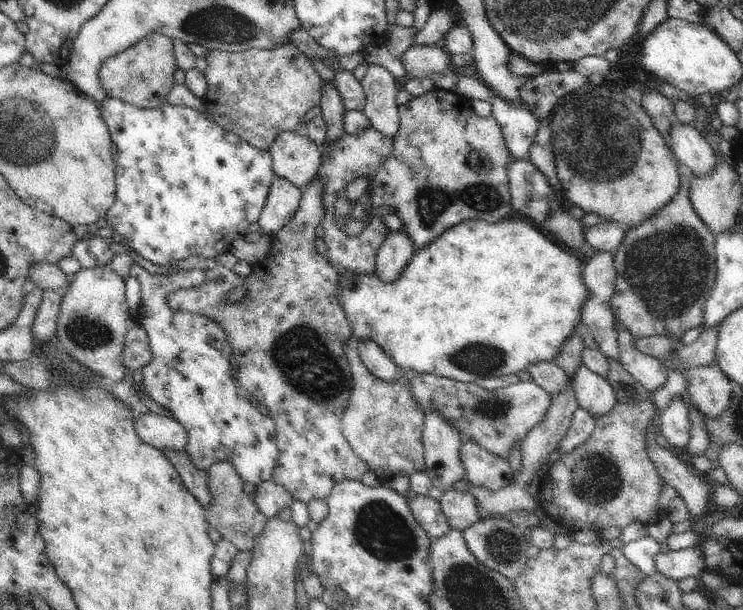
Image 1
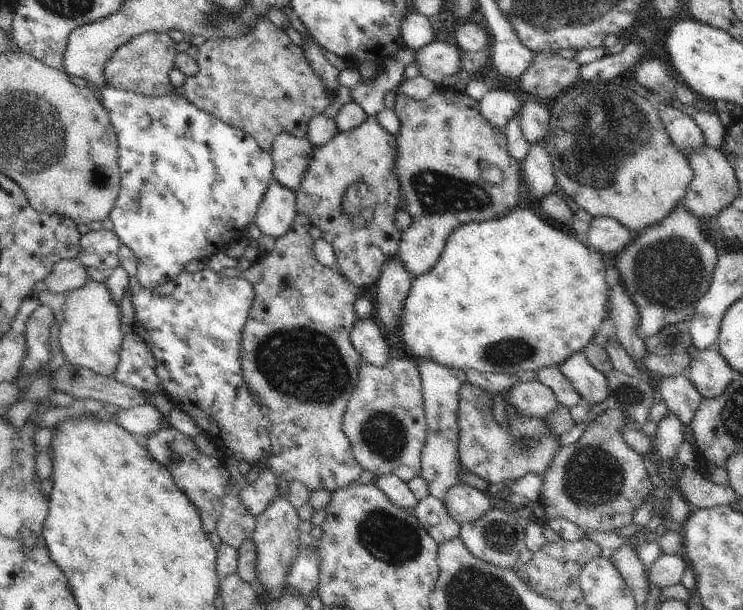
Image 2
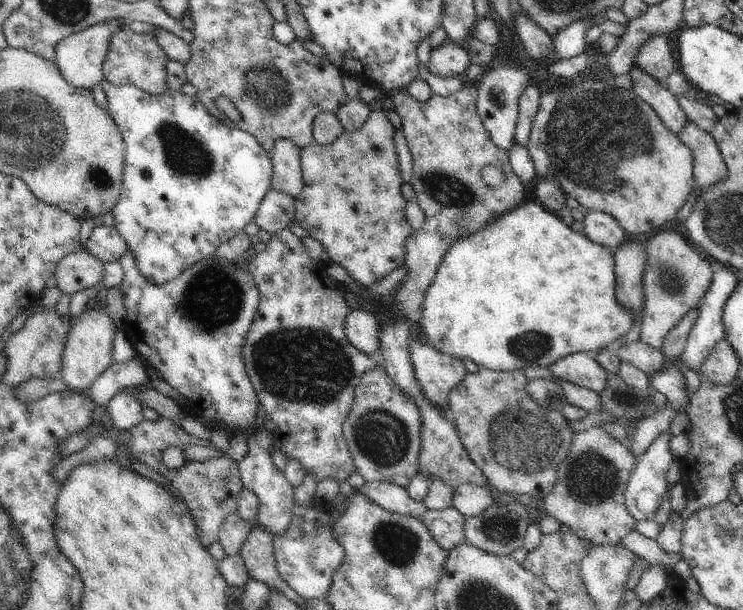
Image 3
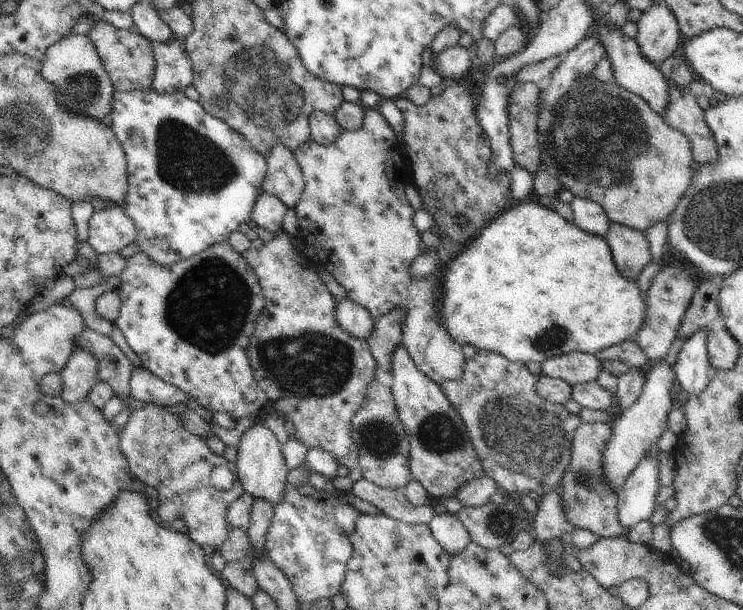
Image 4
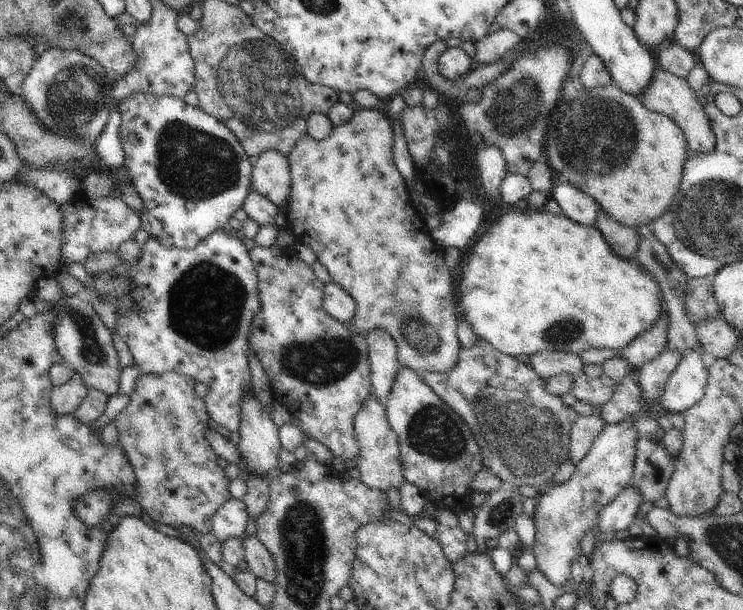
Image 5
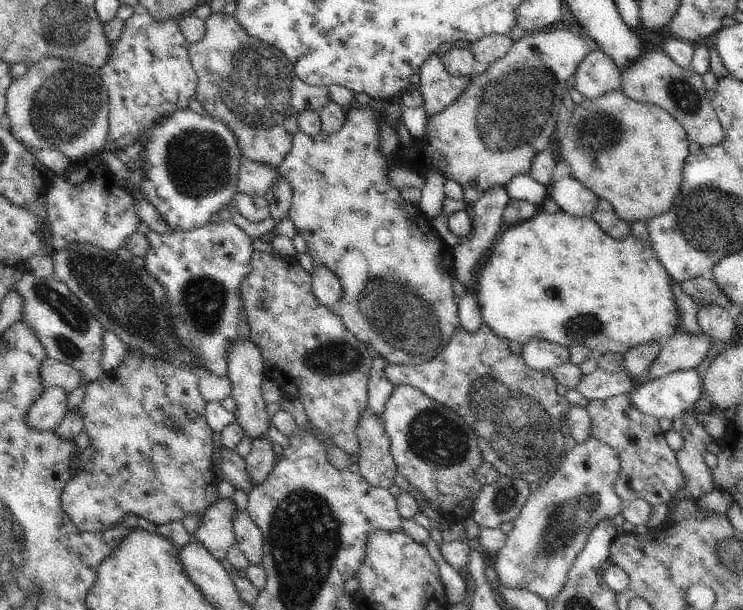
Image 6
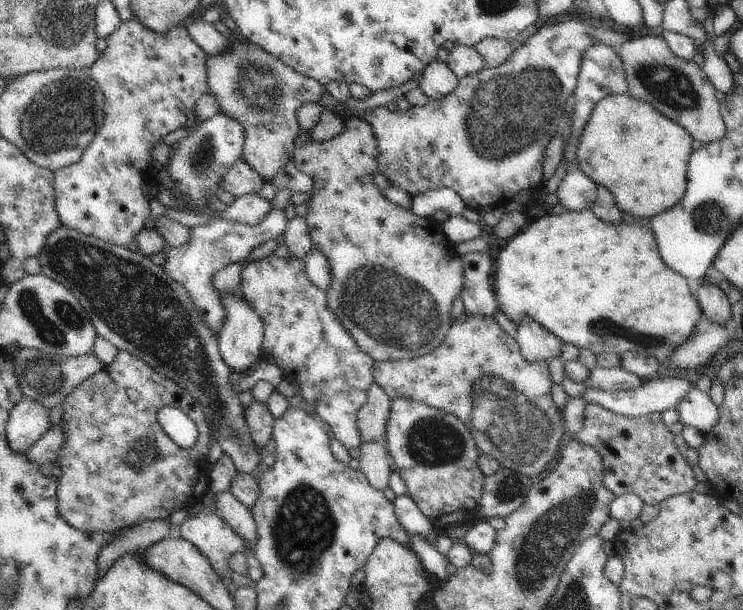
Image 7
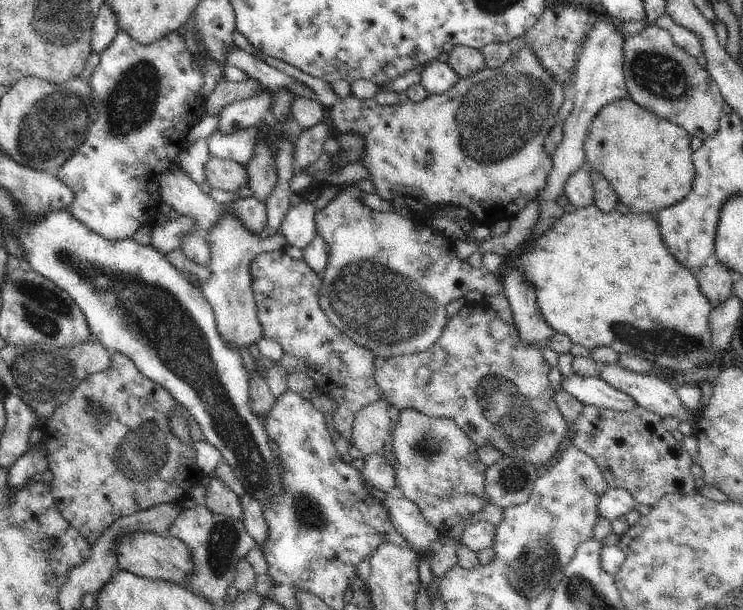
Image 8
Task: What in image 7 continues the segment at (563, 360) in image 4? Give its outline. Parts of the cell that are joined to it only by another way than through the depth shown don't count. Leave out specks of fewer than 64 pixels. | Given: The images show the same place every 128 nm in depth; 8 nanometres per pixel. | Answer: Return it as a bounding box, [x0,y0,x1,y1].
[516,317,564,363]

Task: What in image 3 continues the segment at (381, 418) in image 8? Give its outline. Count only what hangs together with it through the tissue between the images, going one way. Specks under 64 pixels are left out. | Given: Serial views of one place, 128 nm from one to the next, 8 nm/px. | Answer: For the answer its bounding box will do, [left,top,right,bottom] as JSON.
[391,84,524,325]

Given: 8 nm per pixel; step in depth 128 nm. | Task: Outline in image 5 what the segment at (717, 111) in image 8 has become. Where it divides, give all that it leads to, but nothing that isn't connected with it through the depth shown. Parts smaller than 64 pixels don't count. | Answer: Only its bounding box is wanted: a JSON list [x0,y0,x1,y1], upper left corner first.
[638,67,715,153]

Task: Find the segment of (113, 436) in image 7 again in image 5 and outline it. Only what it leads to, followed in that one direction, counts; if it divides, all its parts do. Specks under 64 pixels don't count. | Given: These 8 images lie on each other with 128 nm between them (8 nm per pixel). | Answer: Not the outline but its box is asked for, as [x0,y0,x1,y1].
[75,372,231,534]

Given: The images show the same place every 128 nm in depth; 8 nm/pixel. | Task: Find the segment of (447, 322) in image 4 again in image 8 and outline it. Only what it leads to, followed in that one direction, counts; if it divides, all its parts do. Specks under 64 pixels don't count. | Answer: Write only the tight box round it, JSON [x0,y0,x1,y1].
[513,203,714,374]

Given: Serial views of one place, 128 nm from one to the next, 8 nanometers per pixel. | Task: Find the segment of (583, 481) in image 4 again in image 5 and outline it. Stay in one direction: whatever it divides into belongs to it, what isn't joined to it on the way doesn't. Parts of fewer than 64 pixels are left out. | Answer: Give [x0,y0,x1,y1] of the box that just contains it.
[570,411,606,466]

